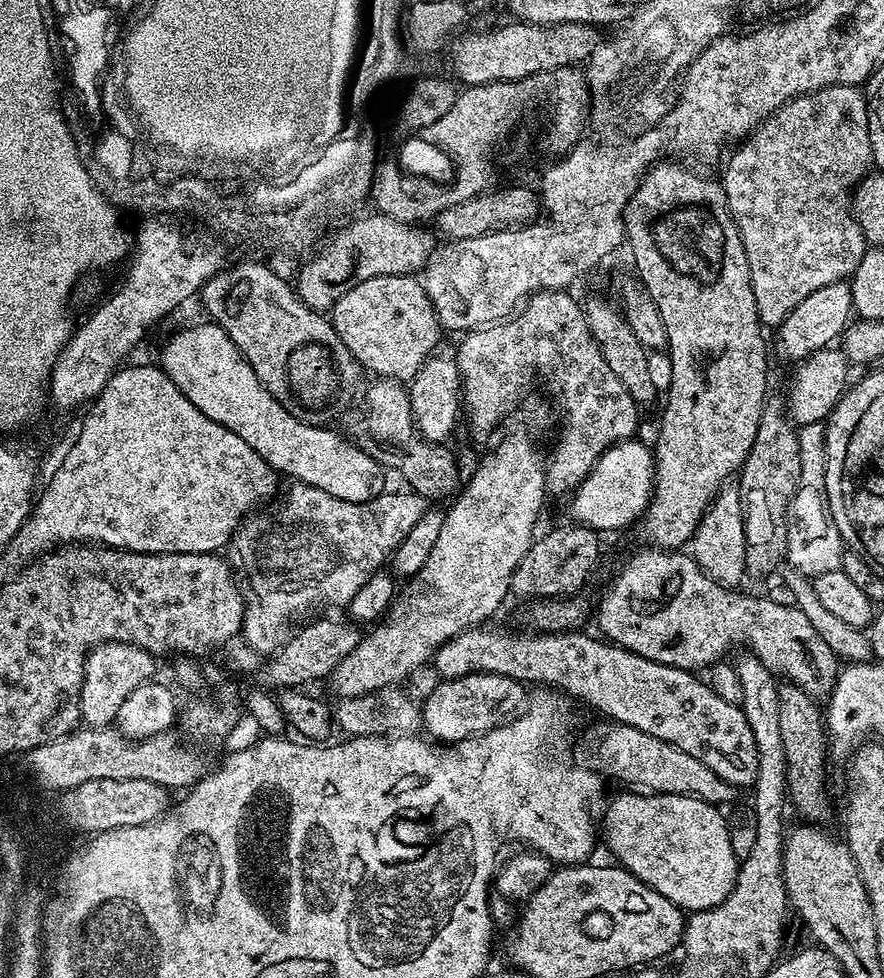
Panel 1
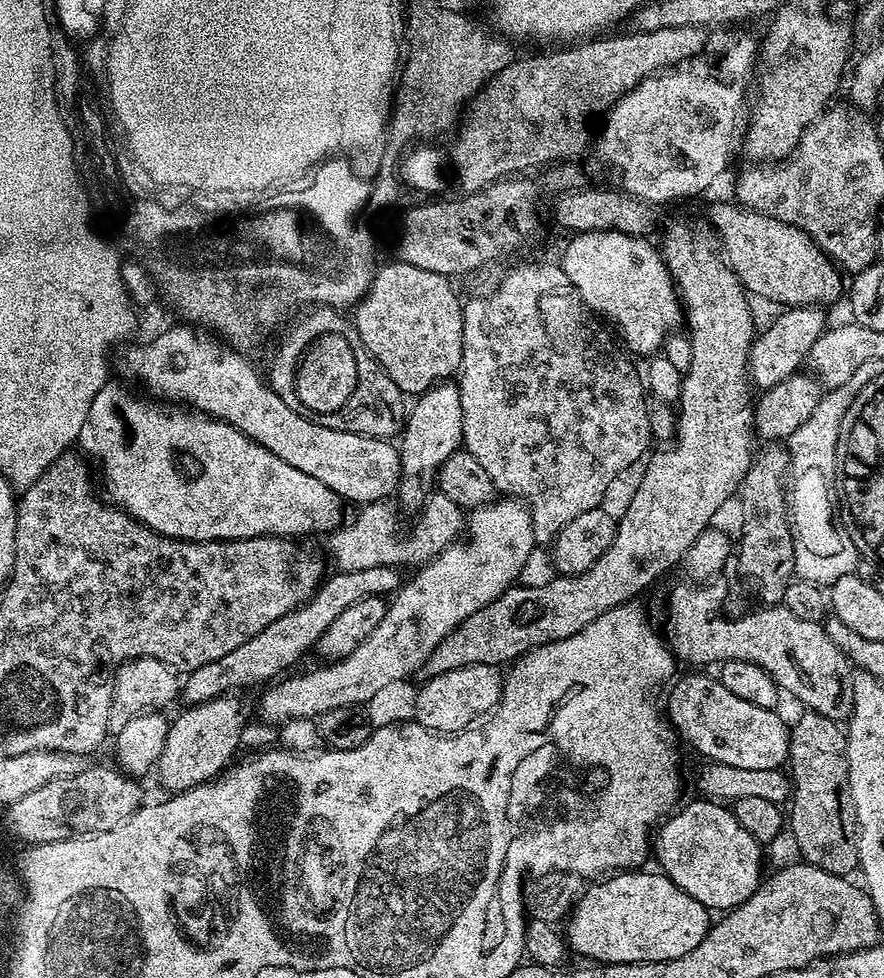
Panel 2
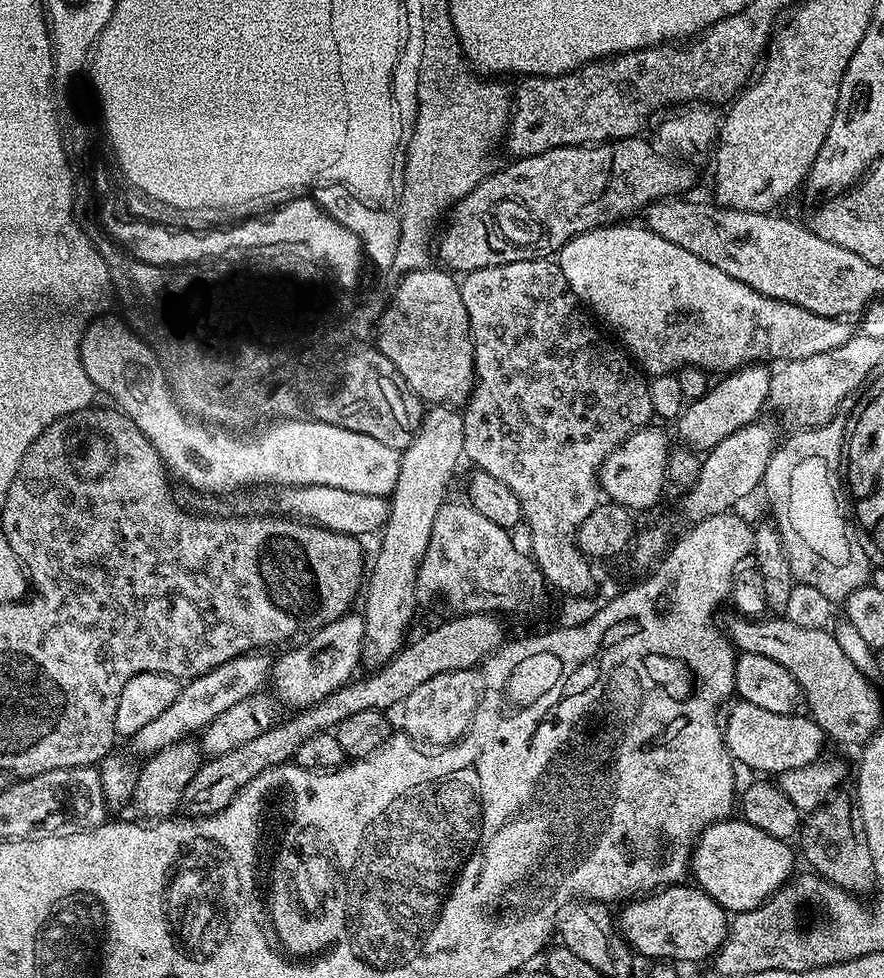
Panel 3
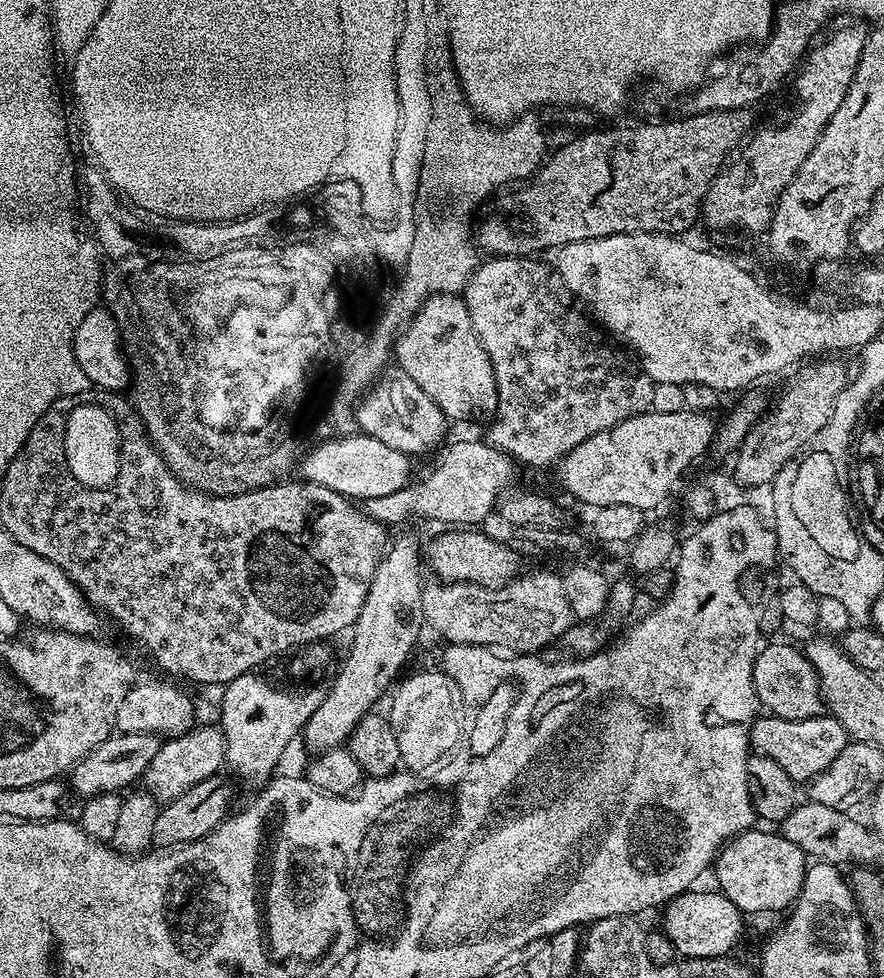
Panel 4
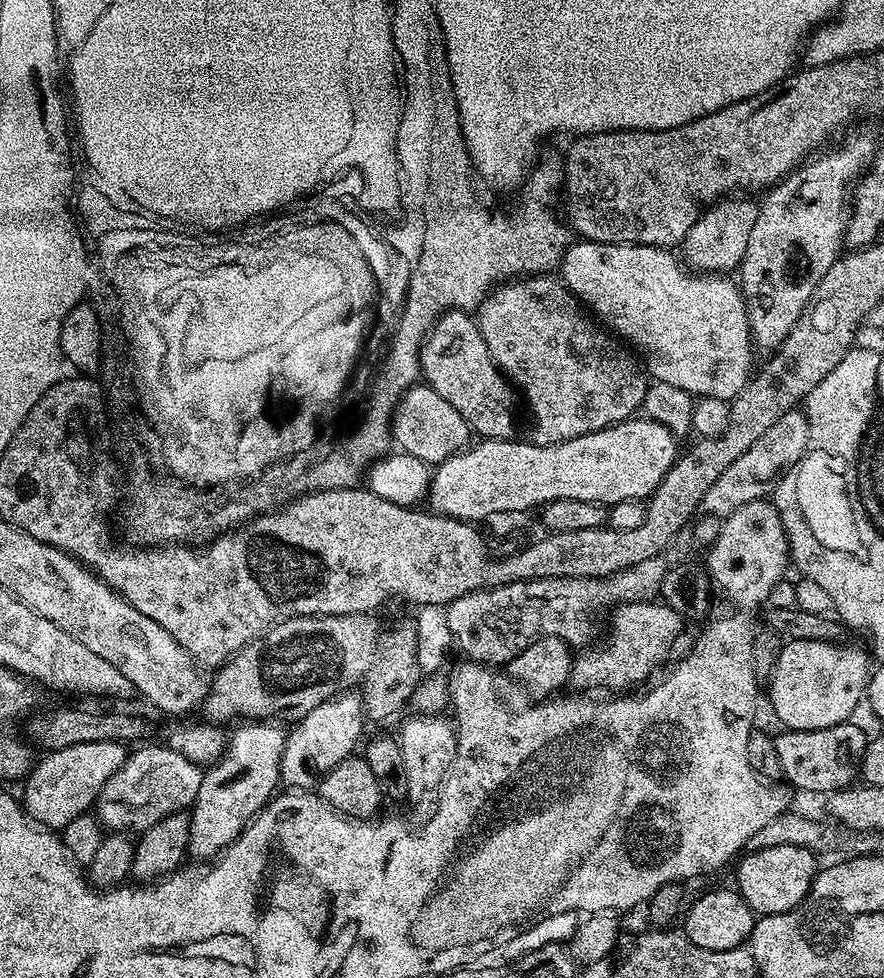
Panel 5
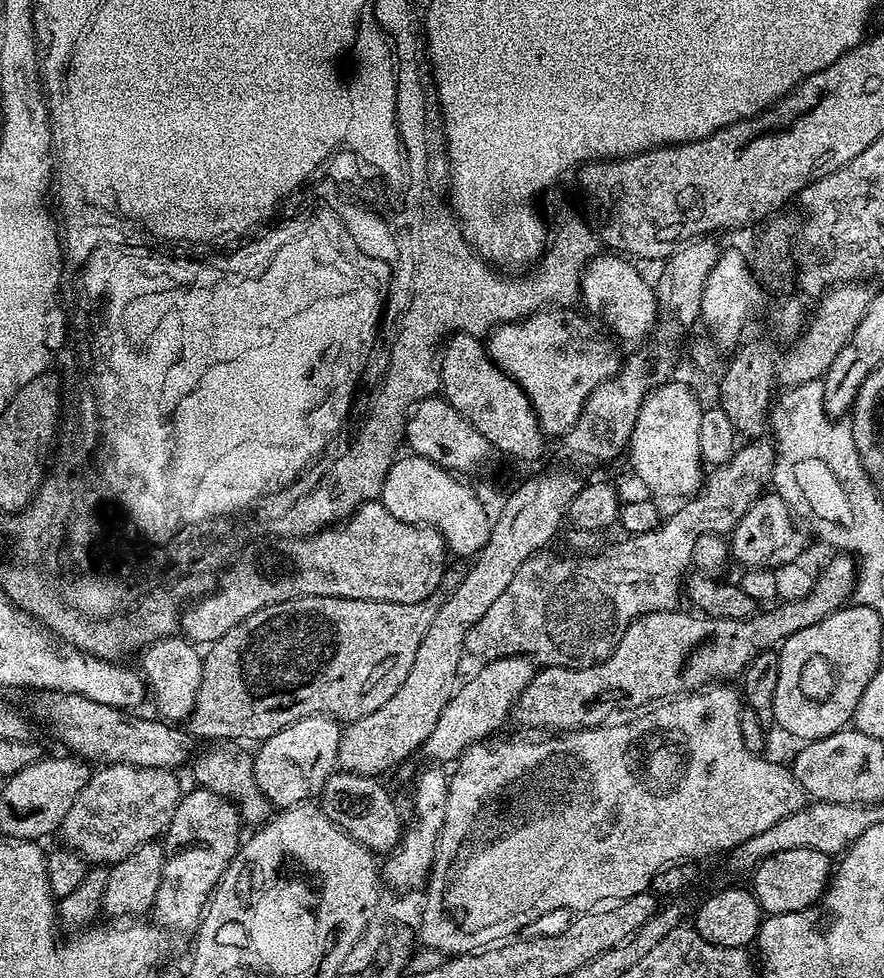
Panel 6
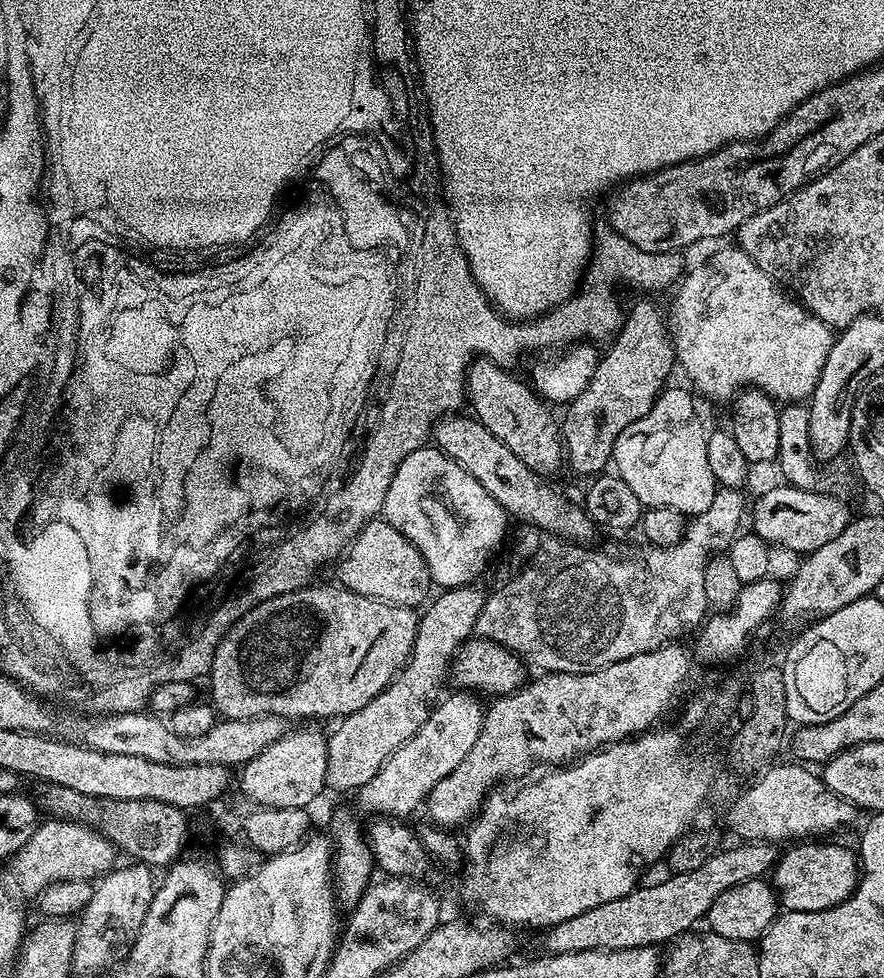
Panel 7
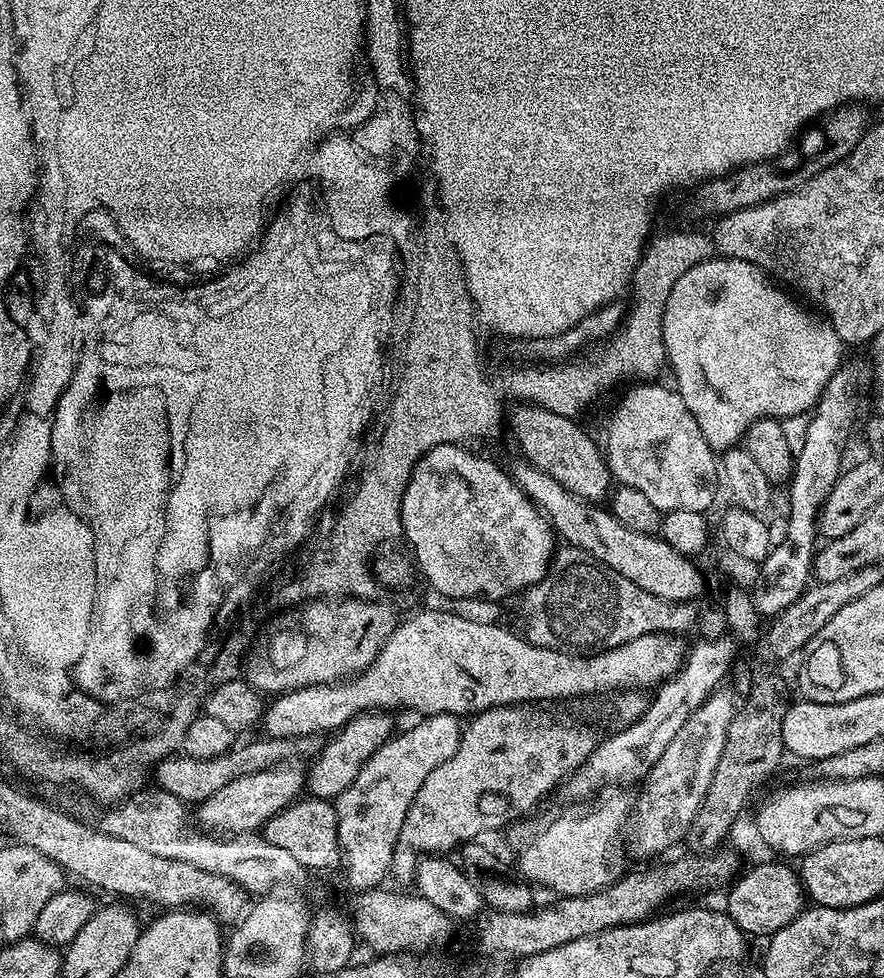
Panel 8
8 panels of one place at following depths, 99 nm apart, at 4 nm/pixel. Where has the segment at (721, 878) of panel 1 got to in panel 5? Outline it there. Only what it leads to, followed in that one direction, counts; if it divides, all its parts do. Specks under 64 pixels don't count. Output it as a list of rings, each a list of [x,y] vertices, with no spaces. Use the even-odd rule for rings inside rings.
[[[770,846],[766,850],[750,852],[739,857],[735,887],[740,897],[760,916],[773,916],[788,912],[803,902],[812,889],[818,871],[817,853],[802,846]]]

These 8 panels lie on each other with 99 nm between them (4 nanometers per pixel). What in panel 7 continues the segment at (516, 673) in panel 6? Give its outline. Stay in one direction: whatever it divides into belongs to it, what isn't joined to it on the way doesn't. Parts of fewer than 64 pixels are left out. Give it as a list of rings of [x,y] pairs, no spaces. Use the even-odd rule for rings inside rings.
[[[456,690],[453,696],[446,696],[433,707],[418,732],[383,763],[370,782],[357,791],[356,796],[364,811],[395,818],[413,815],[414,810],[427,801],[430,790],[434,790],[434,786],[438,786],[438,782],[442,782],[442,778],[446,778],[446,774],[450,774],[450,770],[458,767],[462,758],[470,754],[482,730],[485,705],[480,705],[479,695],[468,690]]]

